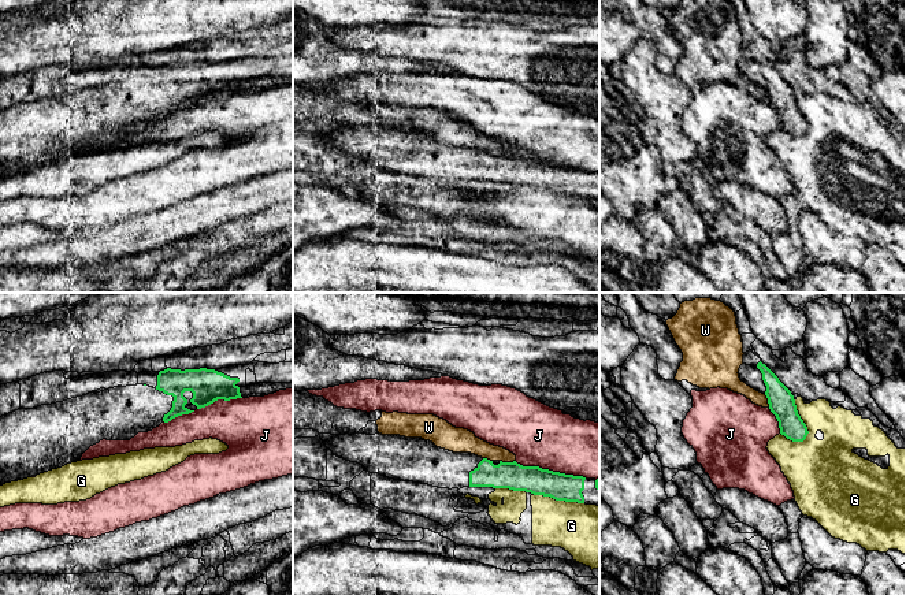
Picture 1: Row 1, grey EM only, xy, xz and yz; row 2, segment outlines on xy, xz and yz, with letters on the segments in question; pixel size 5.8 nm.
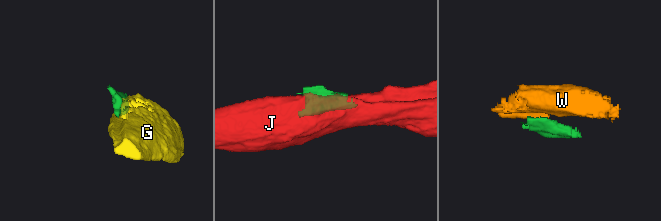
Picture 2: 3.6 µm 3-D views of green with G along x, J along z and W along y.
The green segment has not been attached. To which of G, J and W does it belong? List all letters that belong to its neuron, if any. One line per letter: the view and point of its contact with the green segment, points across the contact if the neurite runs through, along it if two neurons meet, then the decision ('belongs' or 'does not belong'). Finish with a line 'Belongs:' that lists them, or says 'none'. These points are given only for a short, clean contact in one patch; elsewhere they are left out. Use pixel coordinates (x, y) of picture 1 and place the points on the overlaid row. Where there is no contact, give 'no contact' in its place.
G: meets green in xz at (559, 499); does not belong
J: meets green in xz at (550, 471); does not belong
W: meets green in xz at (508, 463); border along xz (500, 460), (515, 461); does not belong
Belongs: none

